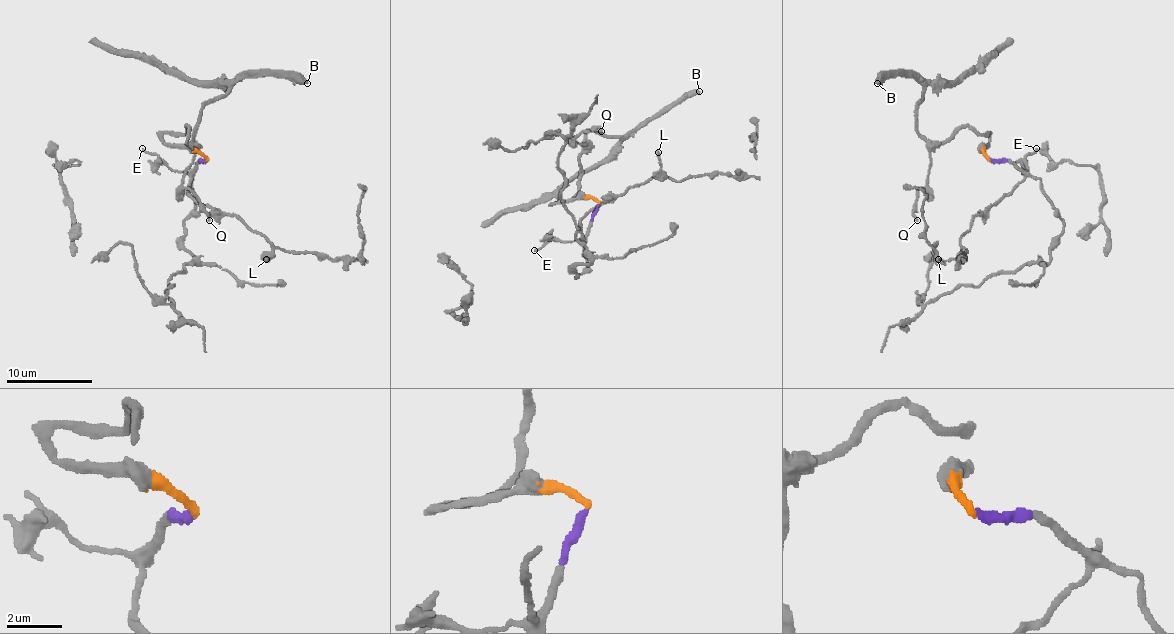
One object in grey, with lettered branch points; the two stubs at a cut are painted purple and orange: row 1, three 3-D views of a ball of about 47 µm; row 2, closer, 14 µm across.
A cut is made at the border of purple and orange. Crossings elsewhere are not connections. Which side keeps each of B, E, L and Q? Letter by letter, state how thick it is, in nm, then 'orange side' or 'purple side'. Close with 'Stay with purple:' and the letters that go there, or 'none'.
B: 480 nm thick; orange side
E: 170 nm thick; purple side
L: 200 nm thick; purple side
Q: 190 nm thick; orange side
Stay with purple: E, L

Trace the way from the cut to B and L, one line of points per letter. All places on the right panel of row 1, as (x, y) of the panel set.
B: (989, 160), (987, 134), (959, 127), (928, 142), (918, 132), (922, 86), (913, 78), (877, 82)
L: (991, 160), (1006, 160), (1023, 175), (1008, 194), (974, 218), (961, 237), (961, 248), (954, 259), (937, 259)

